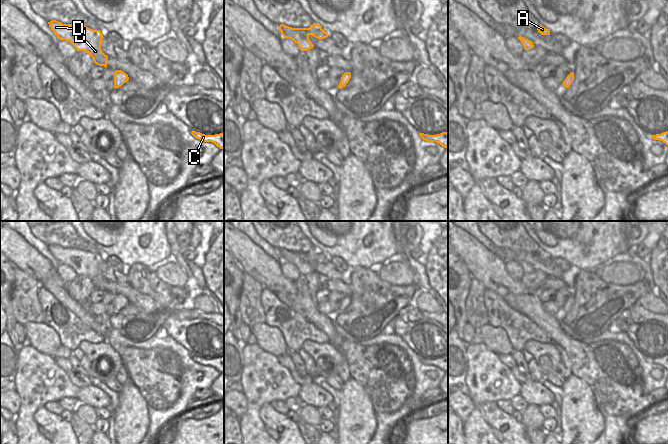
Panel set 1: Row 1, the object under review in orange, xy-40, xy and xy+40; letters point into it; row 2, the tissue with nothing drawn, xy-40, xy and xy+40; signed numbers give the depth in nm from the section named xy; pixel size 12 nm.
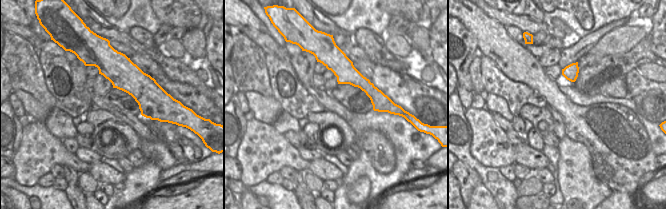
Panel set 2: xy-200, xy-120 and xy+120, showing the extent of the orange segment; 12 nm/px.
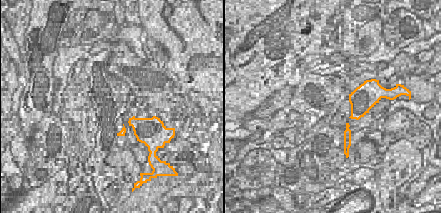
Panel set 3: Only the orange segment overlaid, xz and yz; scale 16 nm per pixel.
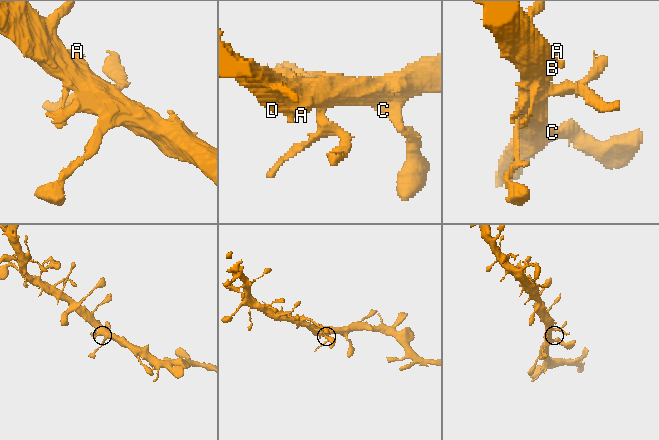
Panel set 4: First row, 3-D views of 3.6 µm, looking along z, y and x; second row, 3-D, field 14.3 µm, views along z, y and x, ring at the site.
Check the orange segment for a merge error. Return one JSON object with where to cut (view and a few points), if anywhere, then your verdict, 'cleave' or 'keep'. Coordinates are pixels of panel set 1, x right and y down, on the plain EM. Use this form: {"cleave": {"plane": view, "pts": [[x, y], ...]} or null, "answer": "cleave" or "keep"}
{"cleave": null, "answer": "keep"}

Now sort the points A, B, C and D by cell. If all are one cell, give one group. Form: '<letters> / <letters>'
A B C D

